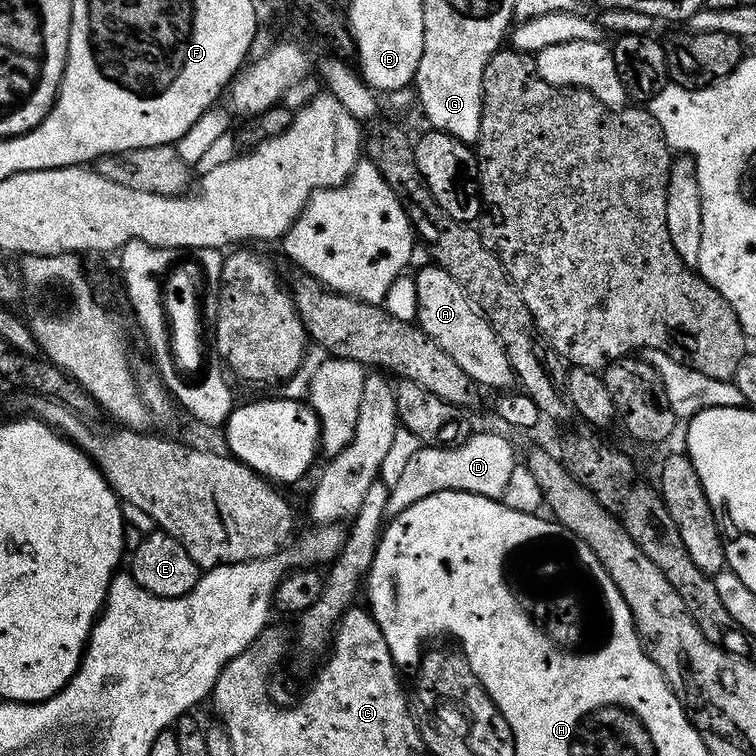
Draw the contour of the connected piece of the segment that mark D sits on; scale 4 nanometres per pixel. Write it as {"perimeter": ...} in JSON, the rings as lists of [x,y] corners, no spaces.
{"perimeter":[[[480,432],[477,436],[472,436],[463,442],[451,446],[420,446],[417,452],[404,464],[404,469],[400,472],[400,477],[396,480],[396,485],[391,485],[388,494],[388,512],[395,514],[406,506],[418,502],[418,498],[426,498],[435,492],[442,490],[454,490],[455,492],[469,492],[470,494],[482,494],[493,498],[503,497],[506,490],[506,482],[510,482],[510,473],[514,471],[518,463],[516,452],[512,449],[512,444],[504,436],[499,436],[496,432]]]}

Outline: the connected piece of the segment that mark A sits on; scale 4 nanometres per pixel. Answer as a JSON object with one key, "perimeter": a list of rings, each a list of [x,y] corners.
{"perimeter":[[[428,262],[425,268],[416,272],[416,317],[415,323],[431,340],[438,342],[462,370],[477,385],[508,390],[514,384],[514,373],[508,361],[506,350],[494,334],[490,322],[483,312],[473,304],[472,299],[462,290],[462,286],[445,268],[435,262]]]}

